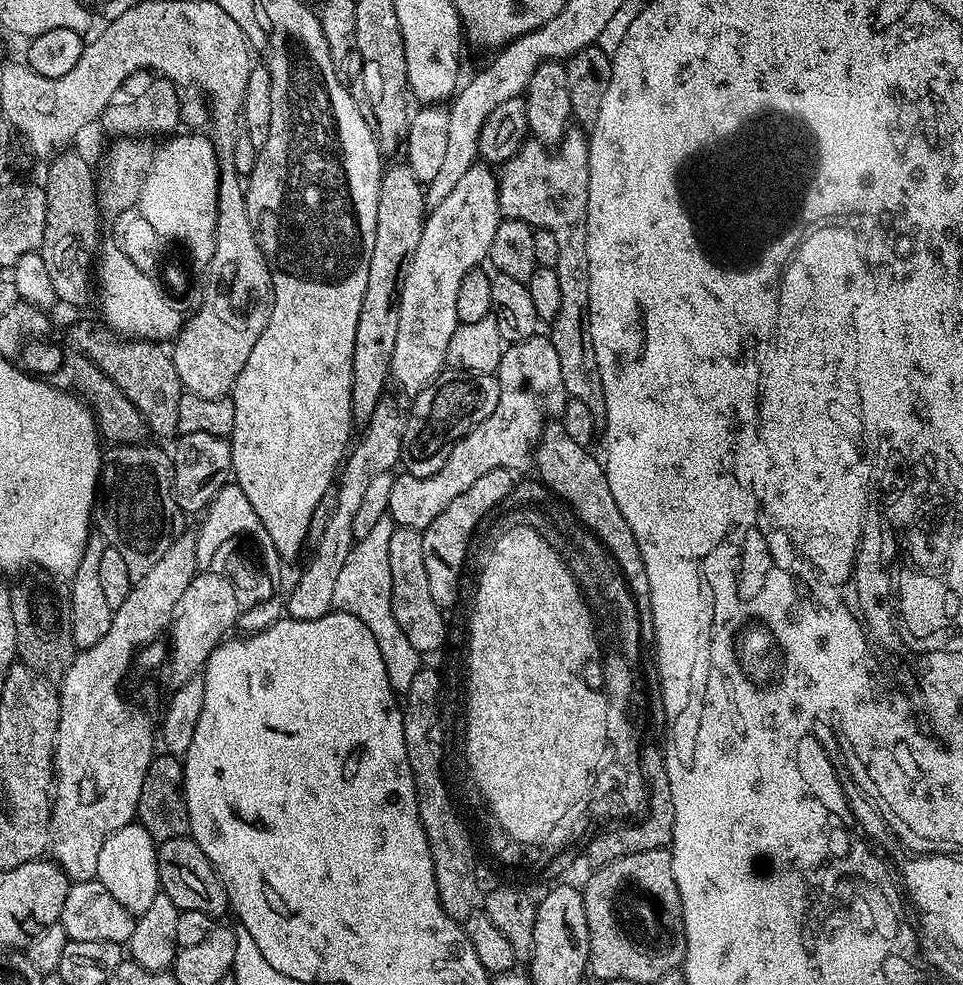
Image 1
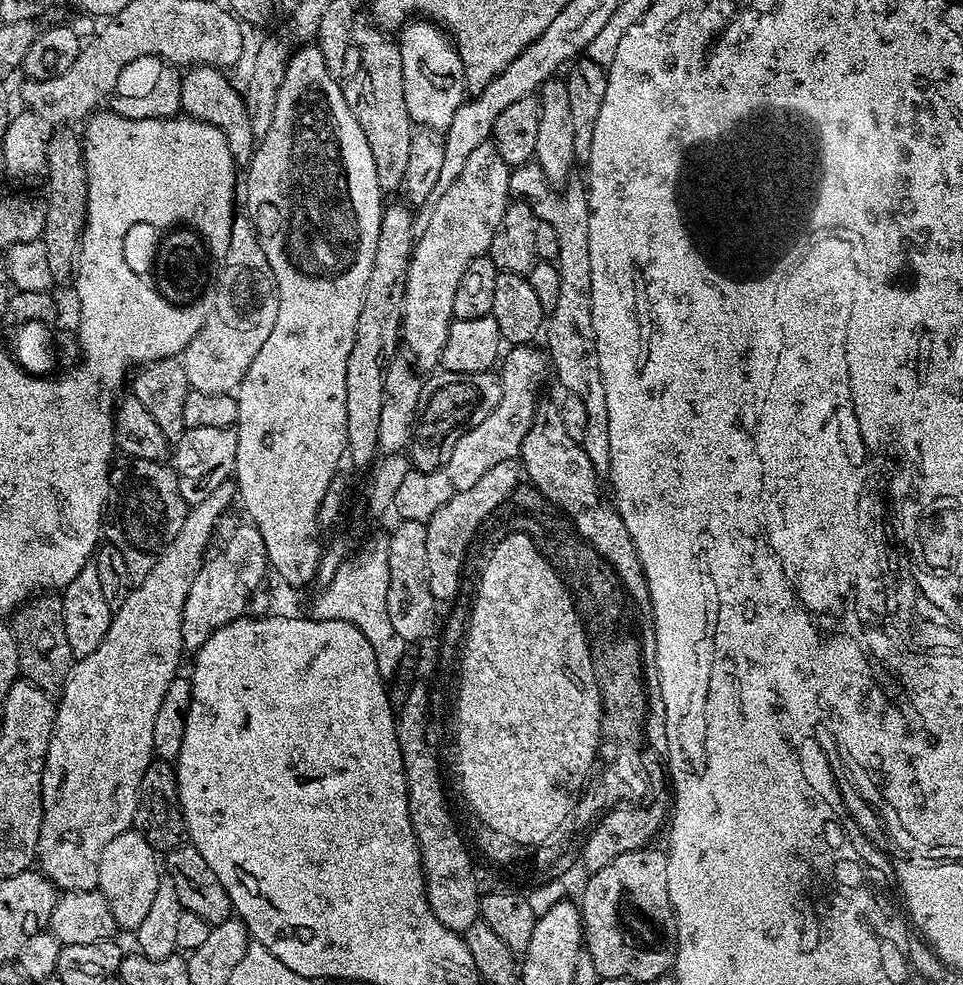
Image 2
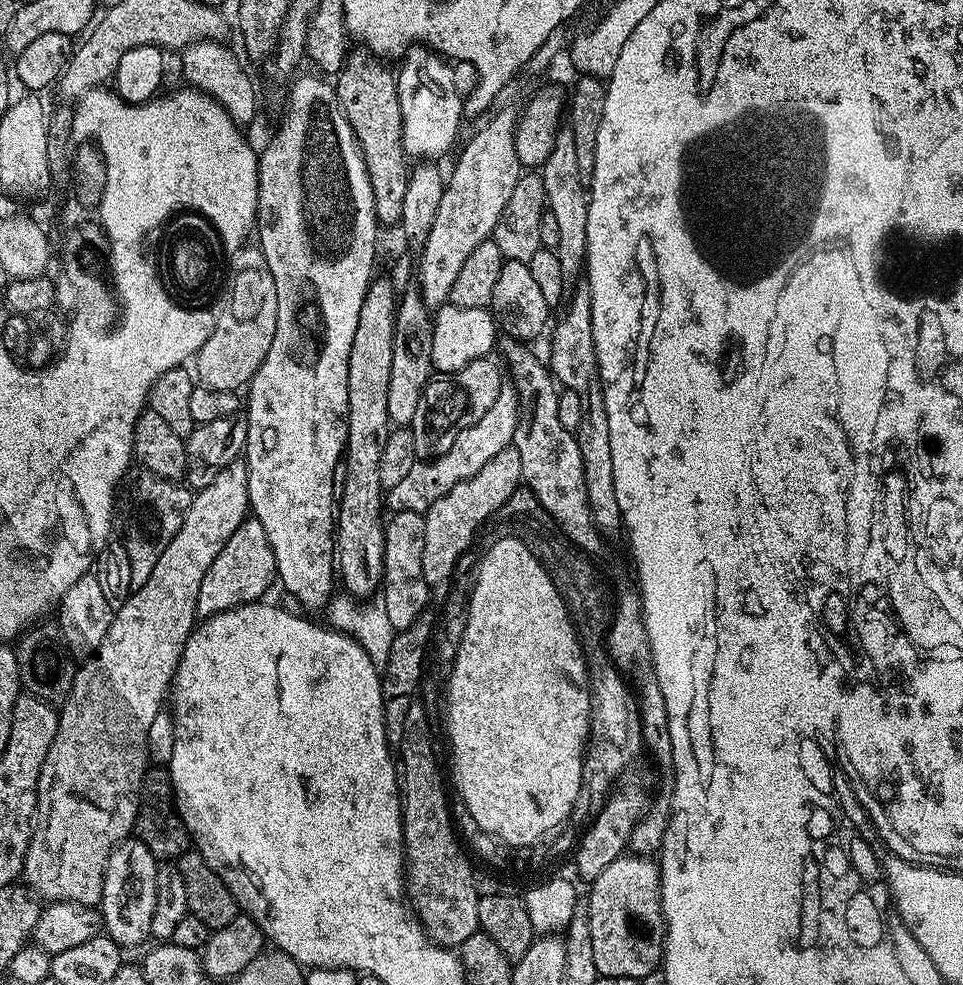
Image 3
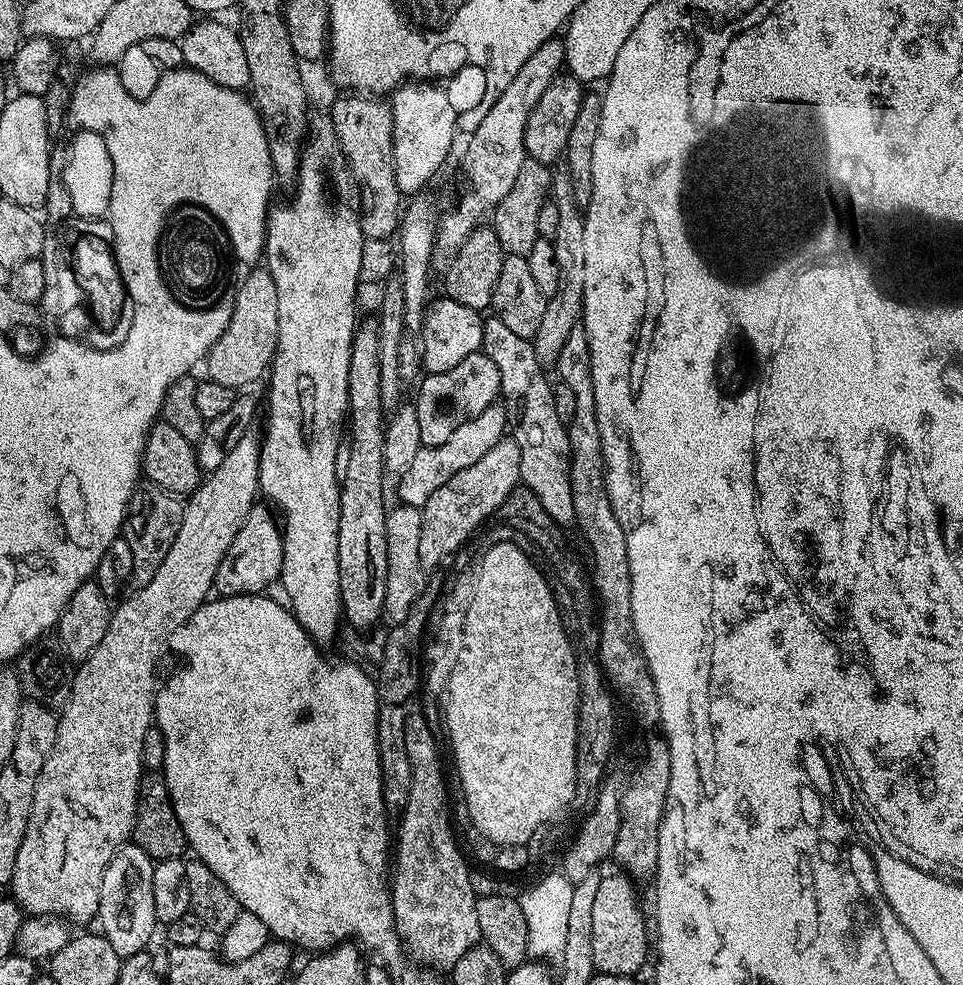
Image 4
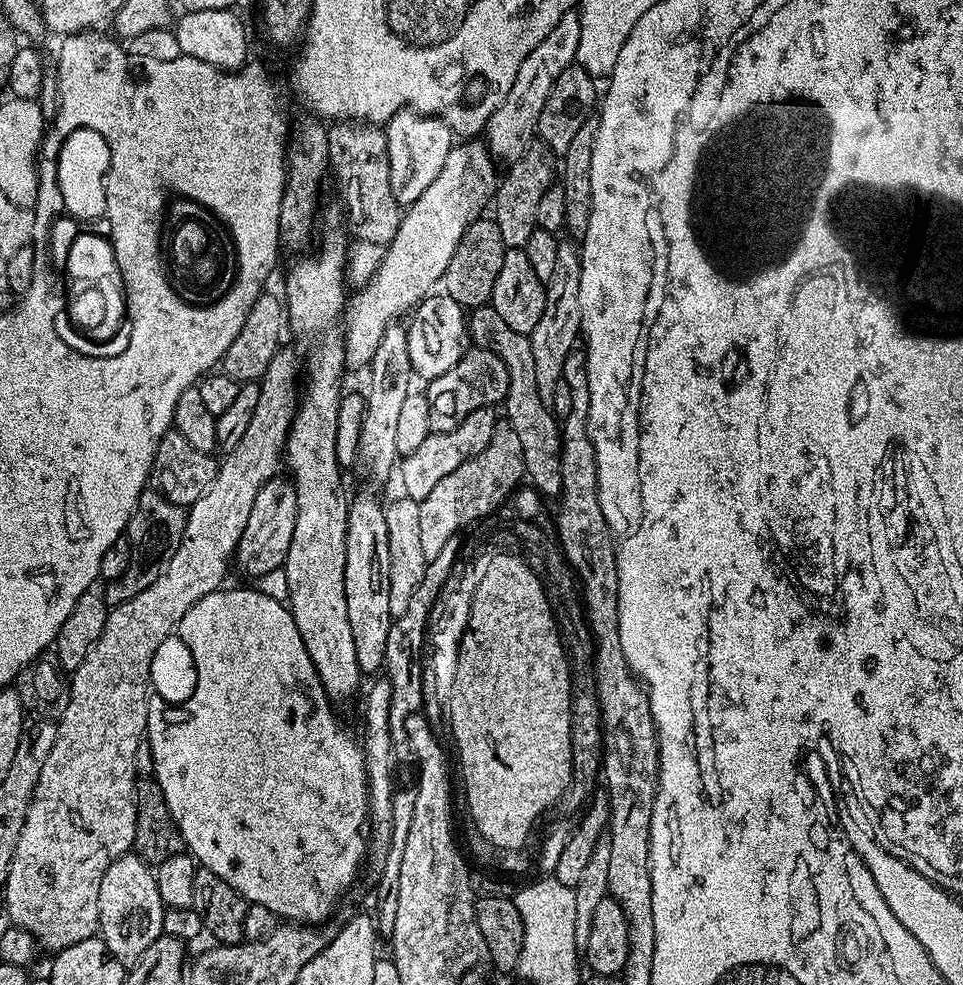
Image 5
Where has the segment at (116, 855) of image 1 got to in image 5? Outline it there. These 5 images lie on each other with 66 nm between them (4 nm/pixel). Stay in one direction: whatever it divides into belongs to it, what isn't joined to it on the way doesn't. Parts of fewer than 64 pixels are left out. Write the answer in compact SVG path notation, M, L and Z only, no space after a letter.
M135 854L119 856L106 870L102 886L98 886L100 903L99 935L106 942L110 954L126 966L136 963L146 946L164 931L164 903L158 894L155 871Z

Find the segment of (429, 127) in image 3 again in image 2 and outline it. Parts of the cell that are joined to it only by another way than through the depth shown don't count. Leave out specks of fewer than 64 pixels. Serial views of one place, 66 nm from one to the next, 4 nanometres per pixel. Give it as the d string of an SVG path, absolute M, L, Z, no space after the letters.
M416 18L399 29L398 43L402 54L402 90L406 94L406 110L410 110L413 125L437 130L448 129L454 118L454 110L458 110L458 106L466 99L464 63L451 36L441 25L427 18Z

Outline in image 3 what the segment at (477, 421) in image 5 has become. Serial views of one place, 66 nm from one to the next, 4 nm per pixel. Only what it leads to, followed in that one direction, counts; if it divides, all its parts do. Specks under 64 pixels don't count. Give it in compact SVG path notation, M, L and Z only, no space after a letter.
M510 382L501 383L494 406L490 406L490 410L486 410L486 414L482 414L474 426L466 426L466 430L454 438L454 446L450 446L450 450L410 466L406 478L402 478L398 486L387 489L387 507L392 512L427 512L434 502L438 502L438 498L442 498L442 494L454 490L458 482L466 482L466 478L478 474L478 470L482 470L482 466L486 466L486 462L490 462L490 458L495 458L500 451L513 447L512 439L519 420L520 399L516 388Z

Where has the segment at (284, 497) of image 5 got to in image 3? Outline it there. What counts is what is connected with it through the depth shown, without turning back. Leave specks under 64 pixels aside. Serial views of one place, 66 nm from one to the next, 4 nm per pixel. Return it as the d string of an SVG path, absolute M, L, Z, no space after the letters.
M246 518L240 523L238 530L230 534L218 558L210 562L210 570L206 570L206 578L202 578L202 590L198 590L196 603L197 617L207 618L243 604L257 603L263 597L260 595L271 586L272 580L274 584L276 579L276 563L270 538L266 538L266 530L262 530L262 522L254 518Z

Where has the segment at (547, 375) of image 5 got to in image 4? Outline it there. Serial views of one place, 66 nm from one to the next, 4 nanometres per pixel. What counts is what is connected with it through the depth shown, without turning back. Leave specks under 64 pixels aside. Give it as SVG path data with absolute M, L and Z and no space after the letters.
M556 170L552 173L551 203L558 206L558 230L550 238L554 246L554 254L558 261L558 290L548 297L546 314L538 326L538 334L534 337L538 362L545 366L555 366L566 338L582 320L584 315L584 279L586 278L586 249L584 212L574 198L574 186L567 170Z

